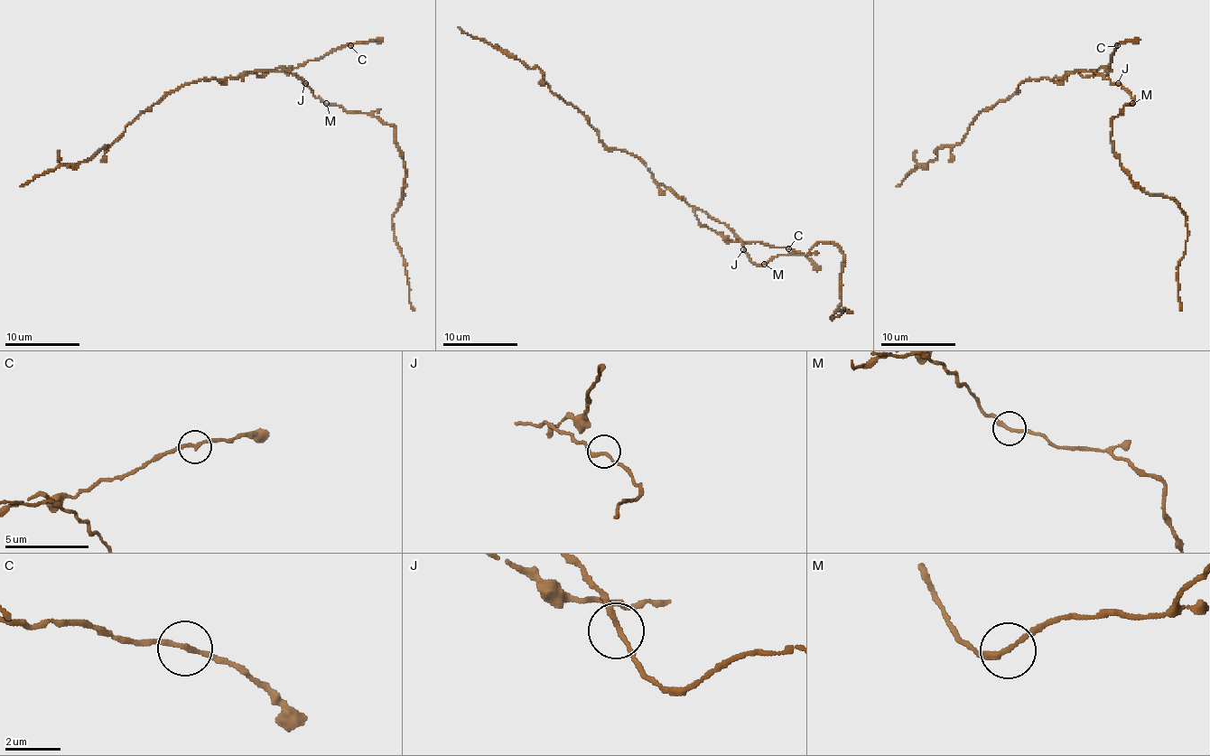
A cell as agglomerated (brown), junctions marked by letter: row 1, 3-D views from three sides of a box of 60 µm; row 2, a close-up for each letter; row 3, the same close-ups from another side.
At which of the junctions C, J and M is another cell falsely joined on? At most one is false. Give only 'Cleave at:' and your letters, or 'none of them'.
Cleave at: none of them

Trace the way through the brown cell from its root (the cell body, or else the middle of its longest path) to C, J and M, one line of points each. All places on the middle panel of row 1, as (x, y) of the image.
C: (725, 225), (700, 210), (694, 211), (702, 225), (734, 241), (762, 241), (788, 249)
J: (725, 225), (739, 239), (743, 249)
M: (725, 225), (739, 239), (751, 260), (755, 264), (764, 264)

